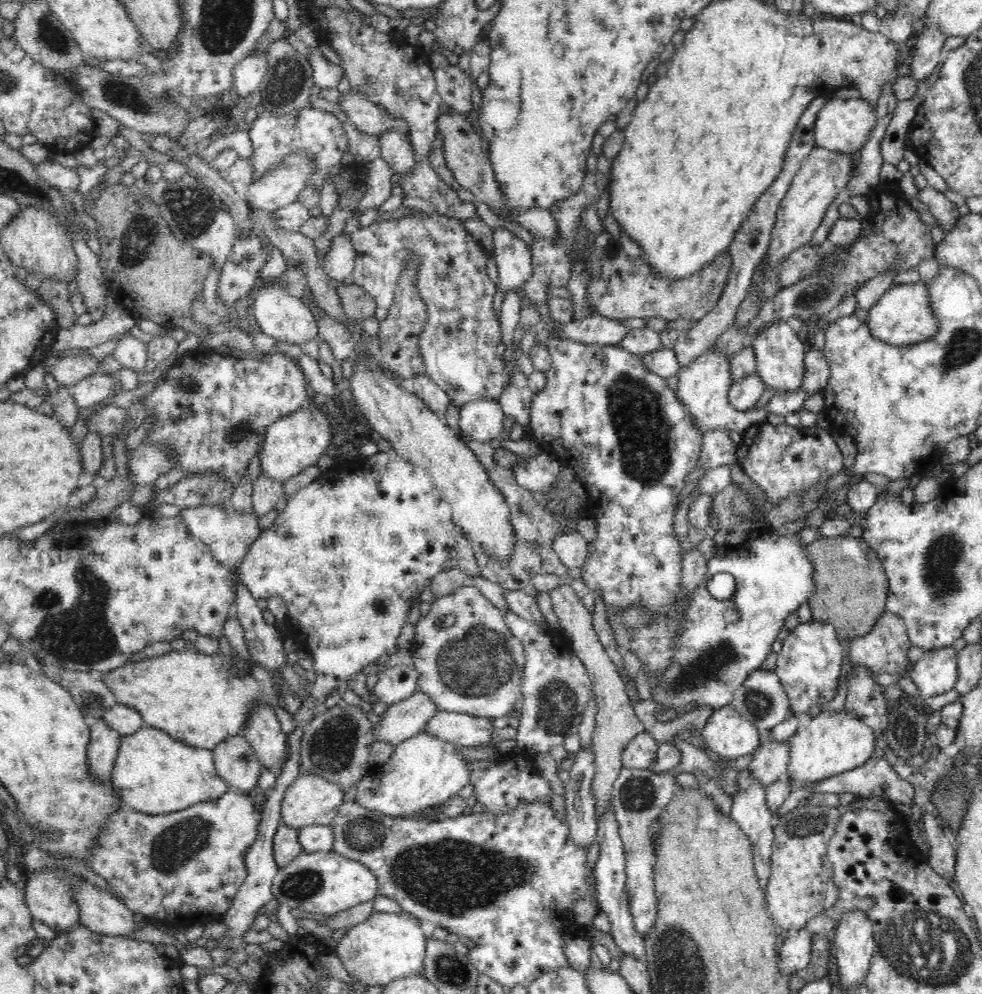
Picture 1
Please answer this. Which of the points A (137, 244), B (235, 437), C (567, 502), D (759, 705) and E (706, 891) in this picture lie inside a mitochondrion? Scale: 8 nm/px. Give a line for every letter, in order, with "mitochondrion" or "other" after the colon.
A: mitochondrion
B: mitochondrion
C: mitochondrion
D: mitochondrion
E: other

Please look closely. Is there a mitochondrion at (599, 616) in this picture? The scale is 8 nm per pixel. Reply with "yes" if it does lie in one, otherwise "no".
no

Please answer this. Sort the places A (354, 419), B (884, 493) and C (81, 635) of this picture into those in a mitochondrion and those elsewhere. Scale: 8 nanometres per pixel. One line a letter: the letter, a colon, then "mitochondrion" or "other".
A: other
B: other
C: mitochondrion

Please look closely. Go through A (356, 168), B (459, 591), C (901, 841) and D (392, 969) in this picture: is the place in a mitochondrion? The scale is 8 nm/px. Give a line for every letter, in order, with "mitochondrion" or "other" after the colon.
A: other
B: other
C: other
D: other

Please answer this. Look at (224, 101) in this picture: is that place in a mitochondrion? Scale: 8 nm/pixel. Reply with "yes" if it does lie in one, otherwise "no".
no

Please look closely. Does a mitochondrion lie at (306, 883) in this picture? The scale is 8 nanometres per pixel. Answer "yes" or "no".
yes

